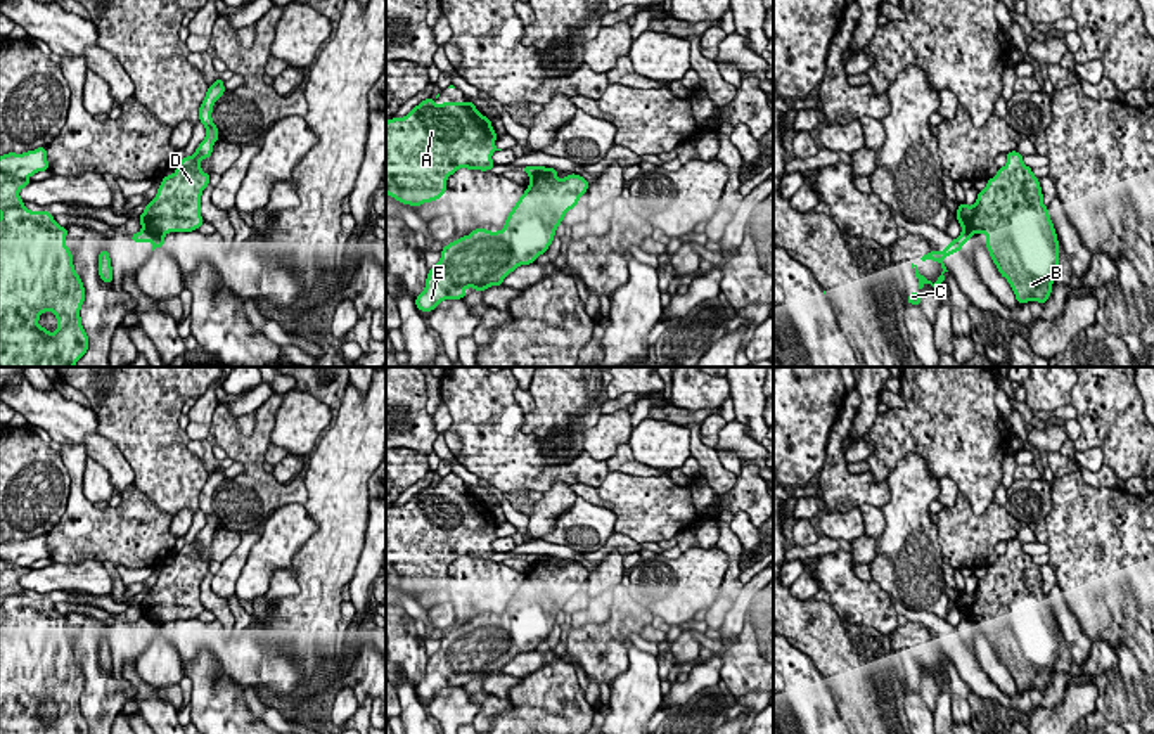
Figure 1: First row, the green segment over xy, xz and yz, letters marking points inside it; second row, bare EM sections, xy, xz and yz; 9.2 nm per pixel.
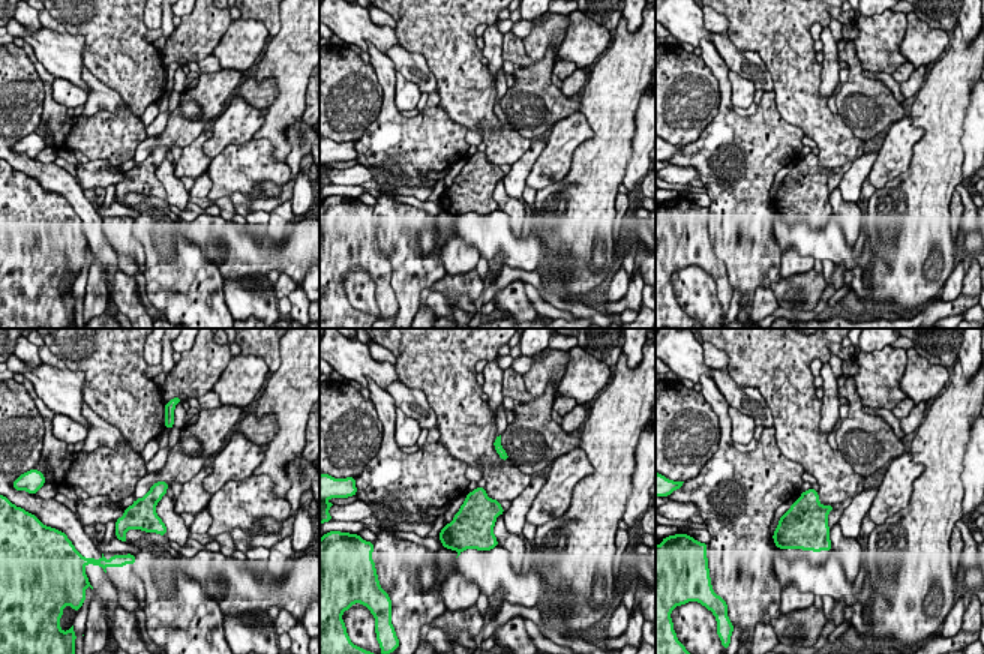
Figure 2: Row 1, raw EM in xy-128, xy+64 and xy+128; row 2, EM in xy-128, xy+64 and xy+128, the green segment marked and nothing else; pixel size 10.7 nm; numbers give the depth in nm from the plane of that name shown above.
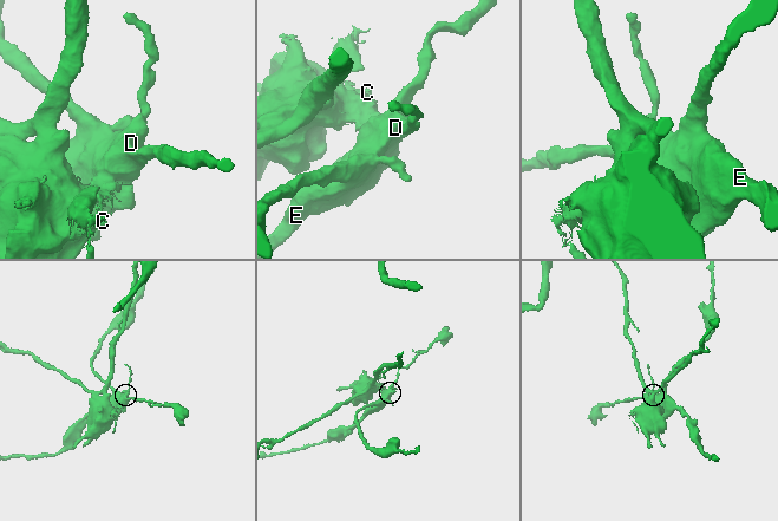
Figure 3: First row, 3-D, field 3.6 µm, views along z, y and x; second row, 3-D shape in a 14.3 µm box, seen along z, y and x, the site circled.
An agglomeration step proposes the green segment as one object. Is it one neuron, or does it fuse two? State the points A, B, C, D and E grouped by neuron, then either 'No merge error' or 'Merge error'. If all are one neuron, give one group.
Groups: A C / B D E. Merge error

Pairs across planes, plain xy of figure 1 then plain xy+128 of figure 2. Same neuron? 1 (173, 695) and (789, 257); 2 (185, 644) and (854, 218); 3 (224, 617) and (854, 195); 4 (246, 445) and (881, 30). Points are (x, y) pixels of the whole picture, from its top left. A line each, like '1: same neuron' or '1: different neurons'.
1: different neurons
2: different neurons
3: different neurons
4: different neurons

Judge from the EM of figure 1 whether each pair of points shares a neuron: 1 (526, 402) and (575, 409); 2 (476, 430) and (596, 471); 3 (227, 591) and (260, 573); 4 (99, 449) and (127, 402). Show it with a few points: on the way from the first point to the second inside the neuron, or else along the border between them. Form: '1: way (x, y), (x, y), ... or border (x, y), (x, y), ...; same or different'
1: border (528, 392), (533, 407), (525, 414); different
2: way (506, 454), (532, 471), (566, 471); same
3: border (250, 549), (234, 594); different
4: border (97, 431), (116, 445), (132, 470); different

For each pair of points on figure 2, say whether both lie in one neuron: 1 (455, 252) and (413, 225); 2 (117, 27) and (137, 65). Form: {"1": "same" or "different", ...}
{"1": "different", "2": "same"}

